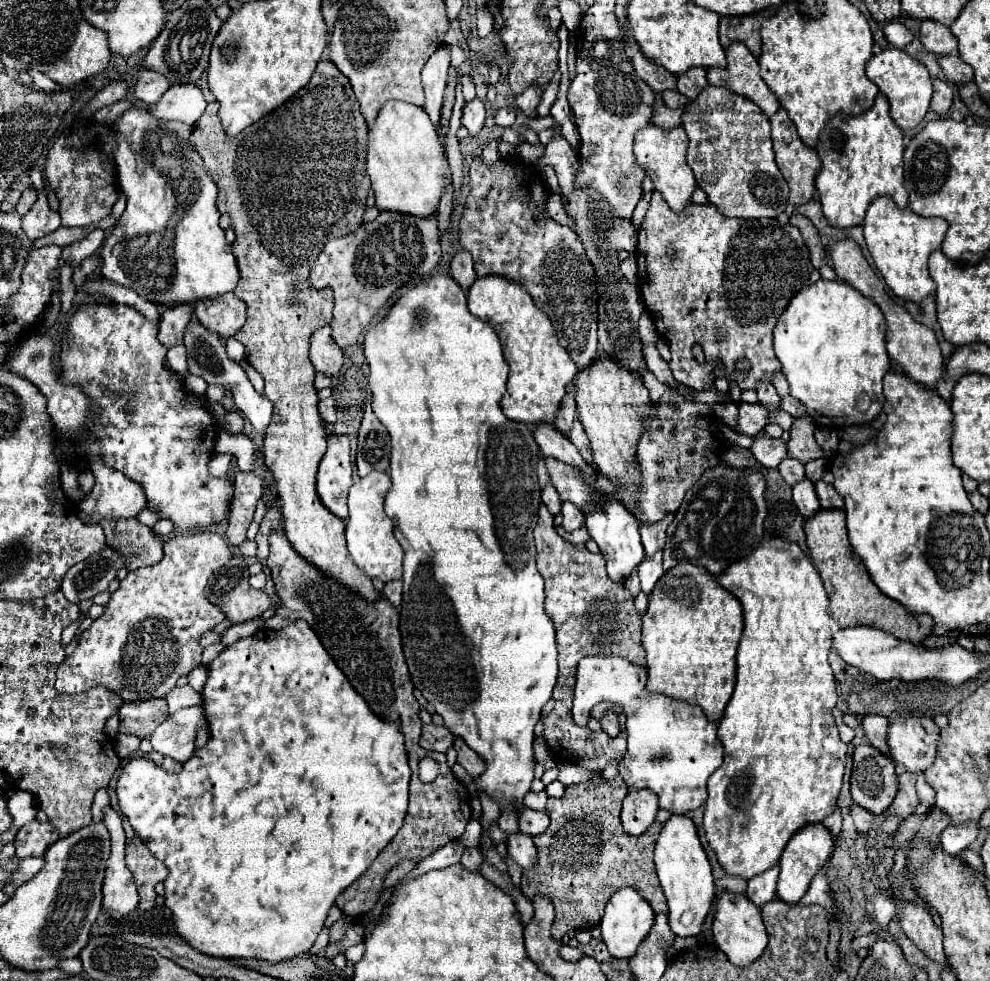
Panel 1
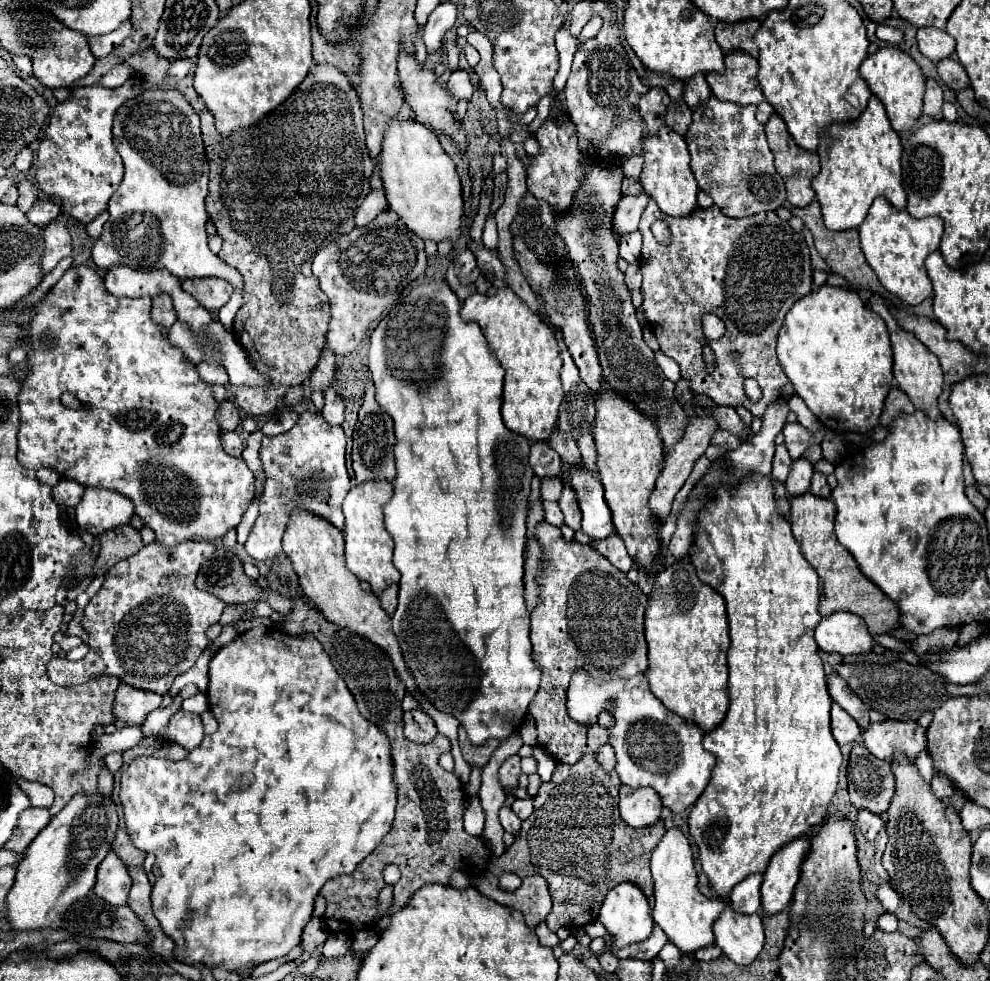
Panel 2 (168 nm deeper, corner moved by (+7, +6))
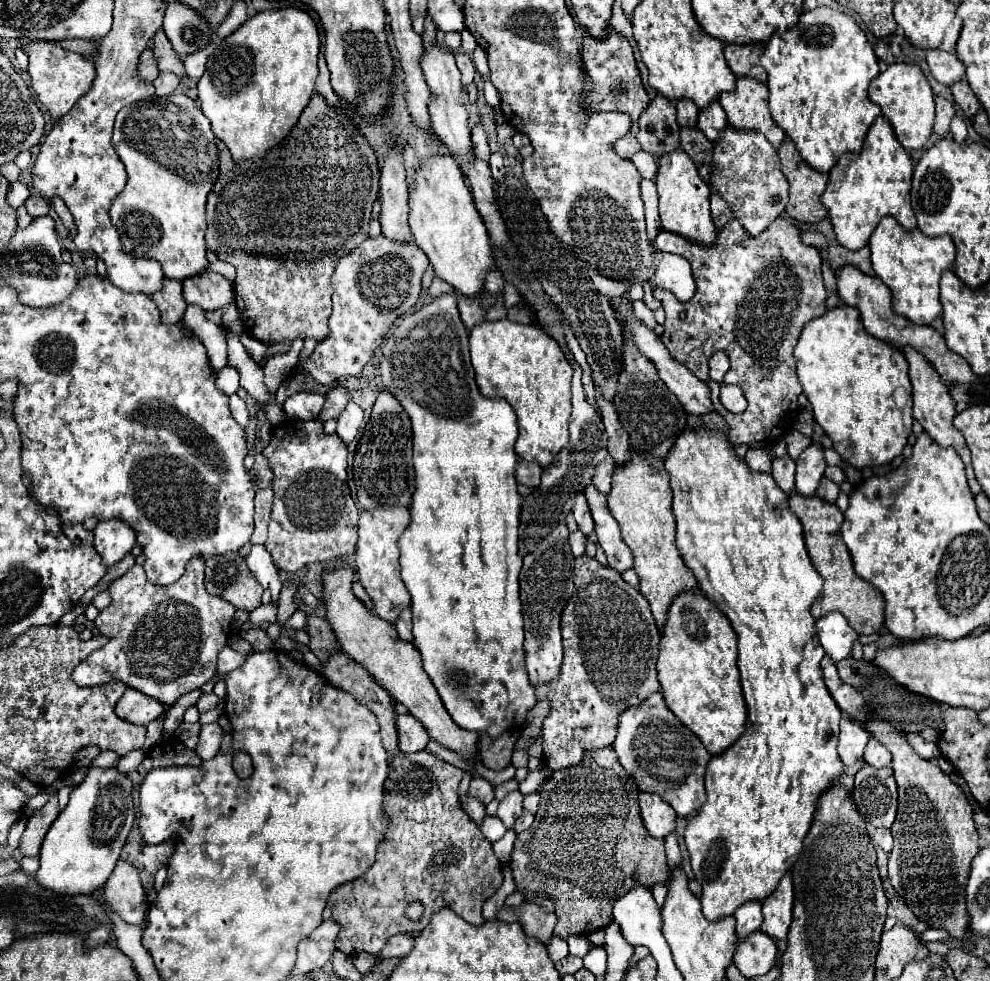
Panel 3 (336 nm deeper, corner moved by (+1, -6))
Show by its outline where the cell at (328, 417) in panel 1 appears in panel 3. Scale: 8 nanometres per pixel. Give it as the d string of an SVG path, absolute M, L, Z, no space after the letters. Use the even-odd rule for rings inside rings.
M350 402L342 414L338 416L338 428L336 428L336 434L346 442L350 444L358 432L358 426L362 422L362 408L356 406L354 402Z

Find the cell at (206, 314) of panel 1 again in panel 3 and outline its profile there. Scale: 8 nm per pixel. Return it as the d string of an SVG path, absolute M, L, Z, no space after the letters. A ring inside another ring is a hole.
M208 270L204 276L184 280L184 300L202 310L222 310L234 302L234 288L230 280Z

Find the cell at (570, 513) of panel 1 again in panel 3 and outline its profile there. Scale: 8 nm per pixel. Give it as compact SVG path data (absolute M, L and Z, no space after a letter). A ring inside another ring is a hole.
M582 494L576 496L572 514L574 514L574 518L576 518L578 530L584 532L584 536L588 536L588 534L594 530L594 520L592 520L592 516L590 516L590 508L588 508L588 504L586 504L586 500L584 500Z

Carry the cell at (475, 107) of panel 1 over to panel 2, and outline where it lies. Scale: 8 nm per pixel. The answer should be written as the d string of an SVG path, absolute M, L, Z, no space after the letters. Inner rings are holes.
M454 70L450 74L448 80L448 92L456 98L456 100L470 100L472 98L472 84L470 84L470 76L466 70Z

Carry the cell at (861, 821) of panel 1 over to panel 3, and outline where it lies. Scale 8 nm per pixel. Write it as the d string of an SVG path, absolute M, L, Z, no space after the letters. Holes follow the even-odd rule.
M876 828L876 834L874 834L872 842L874 842L876 846L880 846L884 852L890 852L890 850L892 850L892 834L890 834L890 830Z

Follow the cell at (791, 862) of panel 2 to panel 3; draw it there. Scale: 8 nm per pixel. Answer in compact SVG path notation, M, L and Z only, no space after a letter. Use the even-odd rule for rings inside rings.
M786 874L778 882L776 890L762 902L764 922L760 930L778 942L784 942L792 922L792 904L794 904L794 886L792 876Z

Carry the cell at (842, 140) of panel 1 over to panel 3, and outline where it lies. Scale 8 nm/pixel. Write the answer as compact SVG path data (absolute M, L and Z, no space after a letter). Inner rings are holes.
M878 116L870 126L864 146L858 154L842 154L830 170L830 180L820 196L834 226L836 240L848 250L860 250L868 244L870 234L878 226L880 218L894 216L902 228L916 228L916 216L910 208L910 182L912 160L894 136L890 122Z

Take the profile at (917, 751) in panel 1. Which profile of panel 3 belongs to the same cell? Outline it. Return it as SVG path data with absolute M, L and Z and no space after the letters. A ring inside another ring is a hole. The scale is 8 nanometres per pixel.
M870 736L868 744L866 744L864 762L870 764L870 766L874 766L874 768L886 768L886 766L890 766L890 754L888 754L888 750L874 736Z

